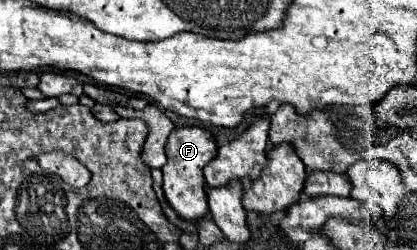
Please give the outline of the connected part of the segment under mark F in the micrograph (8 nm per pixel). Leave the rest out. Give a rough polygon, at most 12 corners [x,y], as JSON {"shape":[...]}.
{"shape":[[171,131],[163,191],[191,223],[209,211],[203,167],[217,155],[209,131]]}

